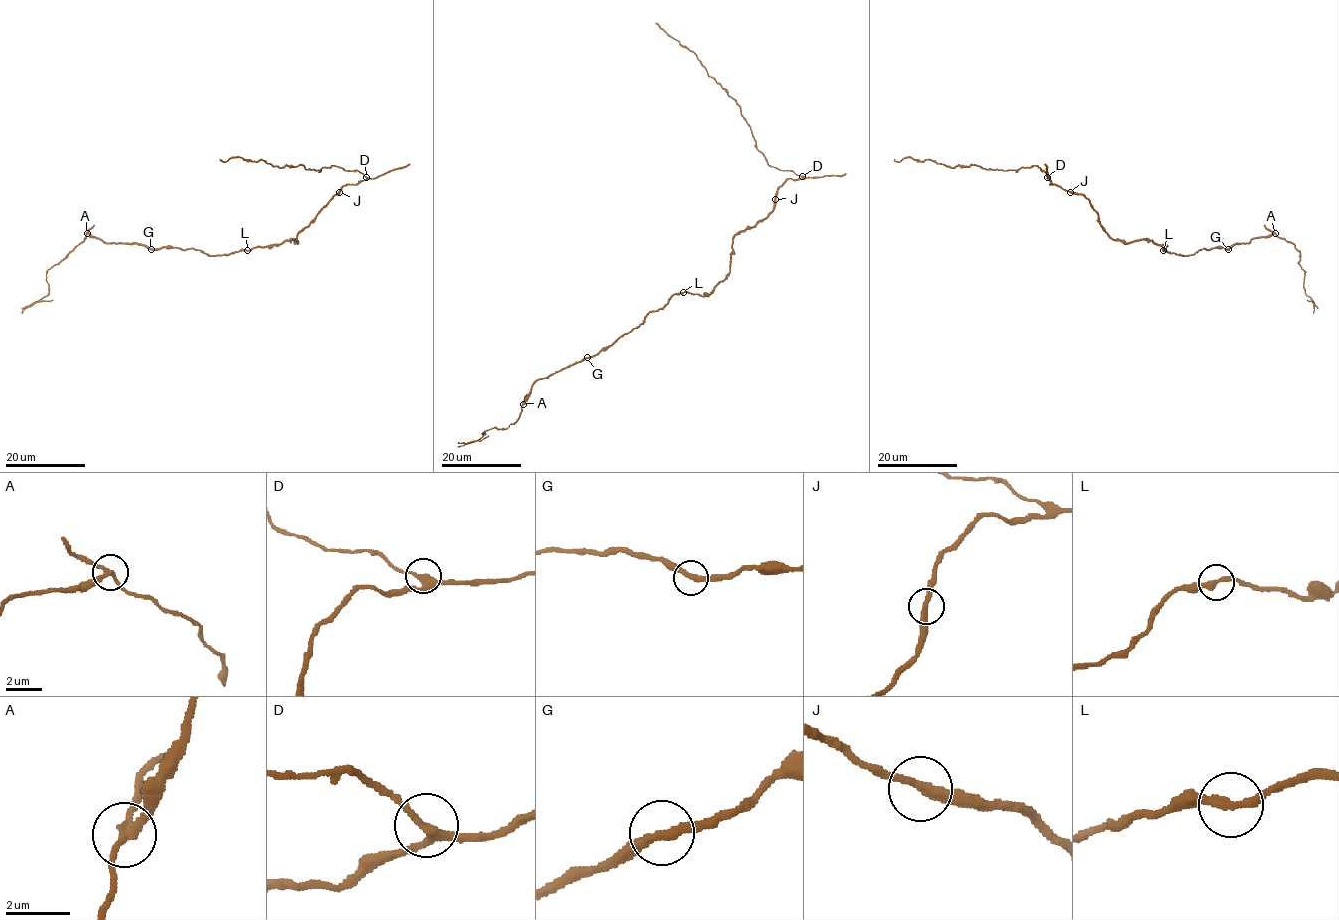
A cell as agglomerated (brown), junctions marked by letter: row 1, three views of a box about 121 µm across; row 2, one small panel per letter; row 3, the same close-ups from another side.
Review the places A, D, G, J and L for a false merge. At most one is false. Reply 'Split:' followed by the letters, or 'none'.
Split: A

